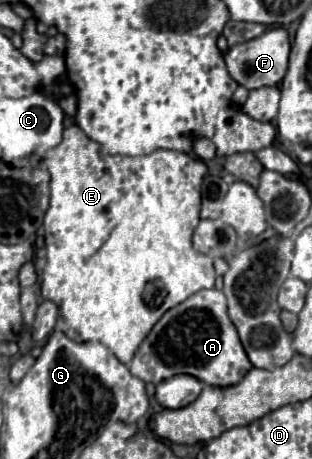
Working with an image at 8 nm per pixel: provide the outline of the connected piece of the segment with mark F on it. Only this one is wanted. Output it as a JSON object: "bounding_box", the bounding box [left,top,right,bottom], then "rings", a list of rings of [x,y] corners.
{"bounding_box":[225,28,291,90],"rings":[[[271,28],[255,40],[235,44],[233,48],[229,48],[225,52],[225,62],[227,62],[229,74],[233,76],[233,80],[237,84],[245,86],[247,90],[255,90],[255,88],[263,88],[263,86],[279,86],[281,84],[283,76],[287,74],[289,52],[291,52],[291,42],[289,42],[287,30],[285,28]]]}

